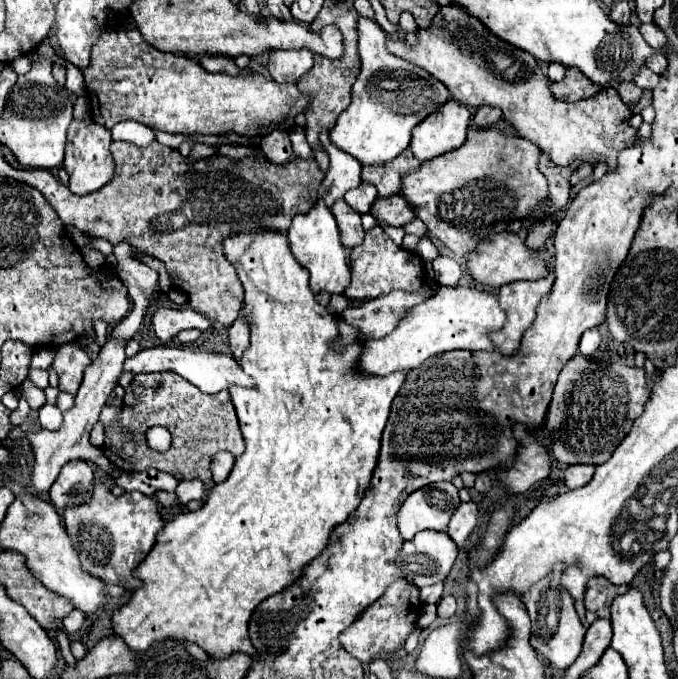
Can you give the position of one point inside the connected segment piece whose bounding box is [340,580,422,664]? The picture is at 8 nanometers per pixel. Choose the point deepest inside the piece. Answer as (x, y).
(384, 627)

